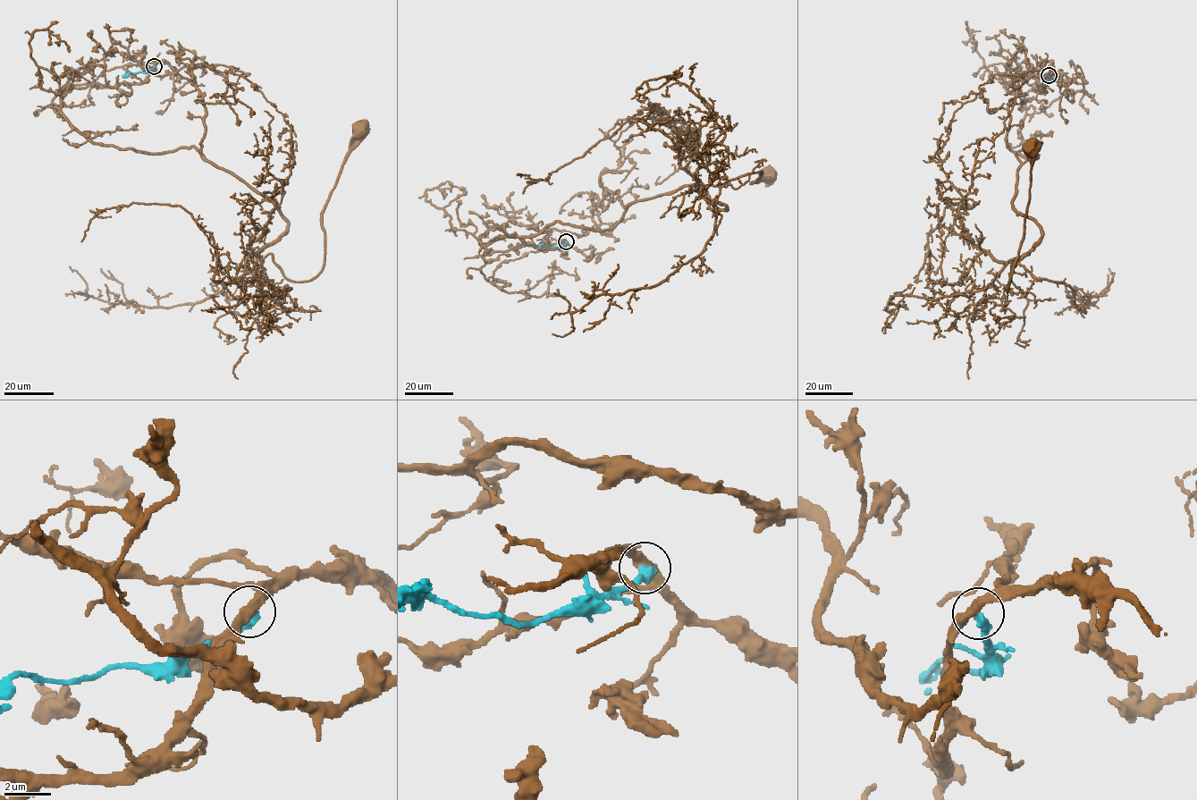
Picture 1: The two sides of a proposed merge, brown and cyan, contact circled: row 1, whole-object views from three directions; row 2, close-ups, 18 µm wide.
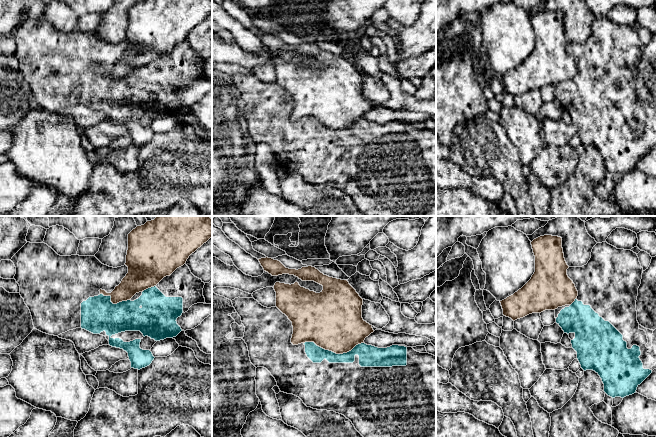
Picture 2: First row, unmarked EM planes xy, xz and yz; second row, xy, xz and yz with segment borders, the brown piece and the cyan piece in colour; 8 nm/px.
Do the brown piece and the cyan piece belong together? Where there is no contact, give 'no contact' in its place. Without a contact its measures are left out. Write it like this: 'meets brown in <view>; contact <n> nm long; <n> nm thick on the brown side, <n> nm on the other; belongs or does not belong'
meets brown in xz; contact 480 nm long; 460 nm thick on the brown side, 140 nm on the other; does not belong

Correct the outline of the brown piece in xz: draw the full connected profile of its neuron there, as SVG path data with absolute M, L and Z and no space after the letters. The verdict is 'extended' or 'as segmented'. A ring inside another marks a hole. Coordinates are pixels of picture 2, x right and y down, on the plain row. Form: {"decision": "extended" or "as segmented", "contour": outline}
{"decision": "as segmented", "contour": "M266 33L258 36L264 47L272 52L289 50L302 57L314 57L323 62L323 66L316 69L301 63L298 58L291 61L275 59L276 83L292 98L291 119L293 121L314 118L325 126L343 130L351 127L356 121L364 119L365 114L374 108L372 101L362 94L363 75L347 56L329 53L312 42L296 46L286 44L280 37L272 34Z"}

